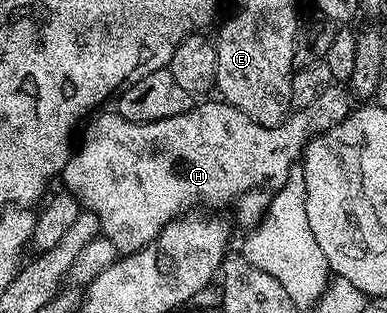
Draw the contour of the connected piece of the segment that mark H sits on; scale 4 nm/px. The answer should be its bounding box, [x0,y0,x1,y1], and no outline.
[60,85,352,253]

